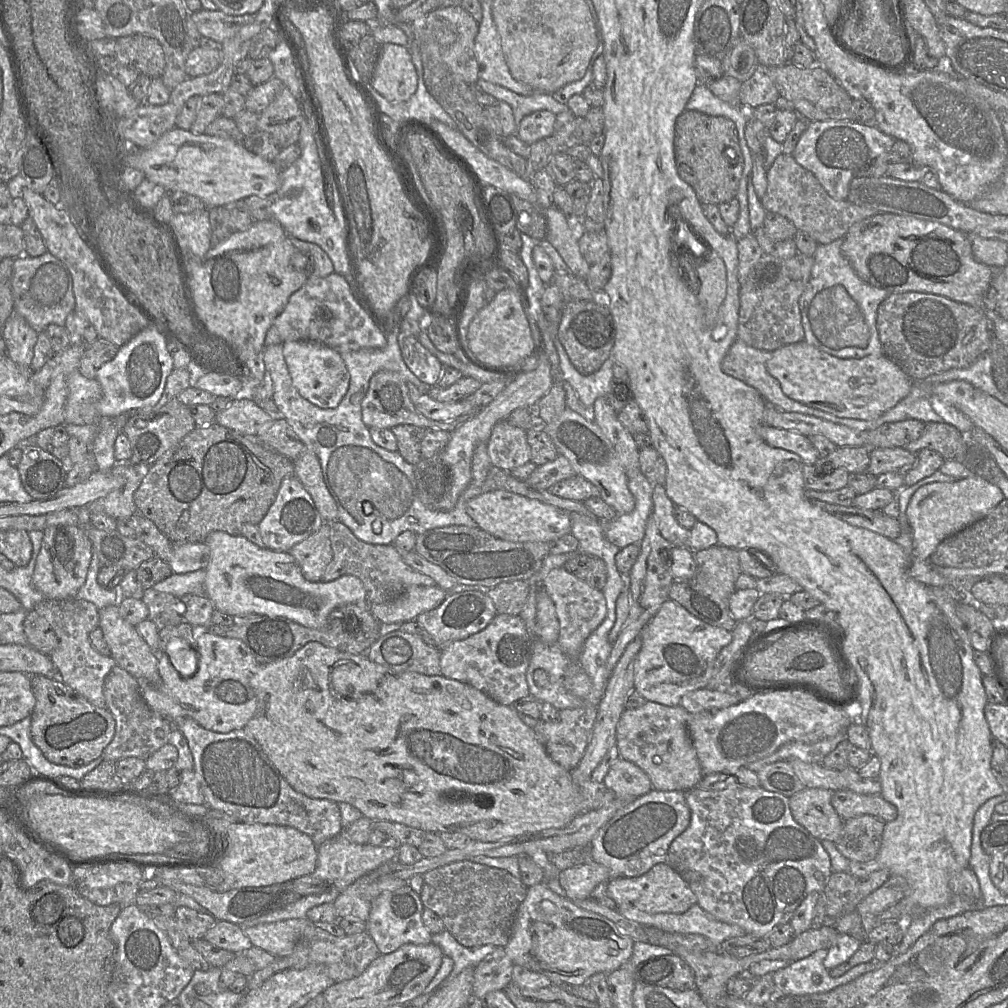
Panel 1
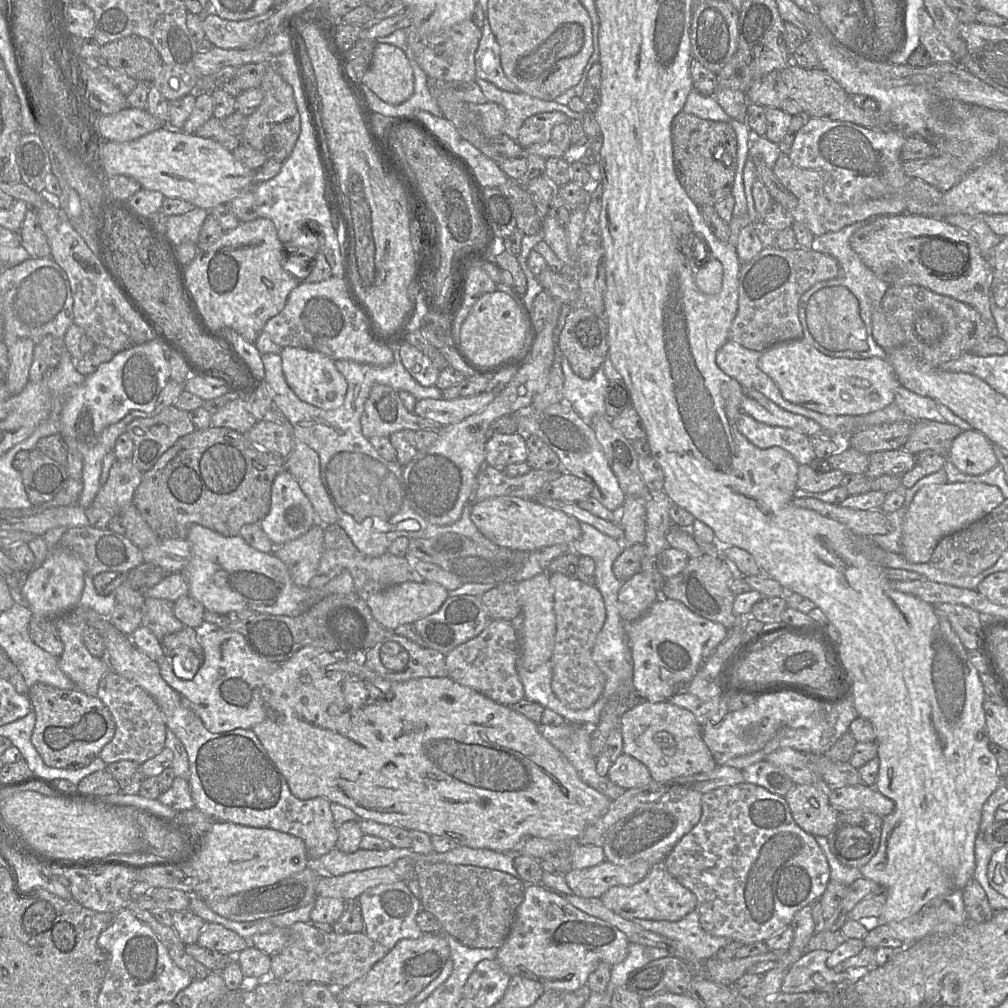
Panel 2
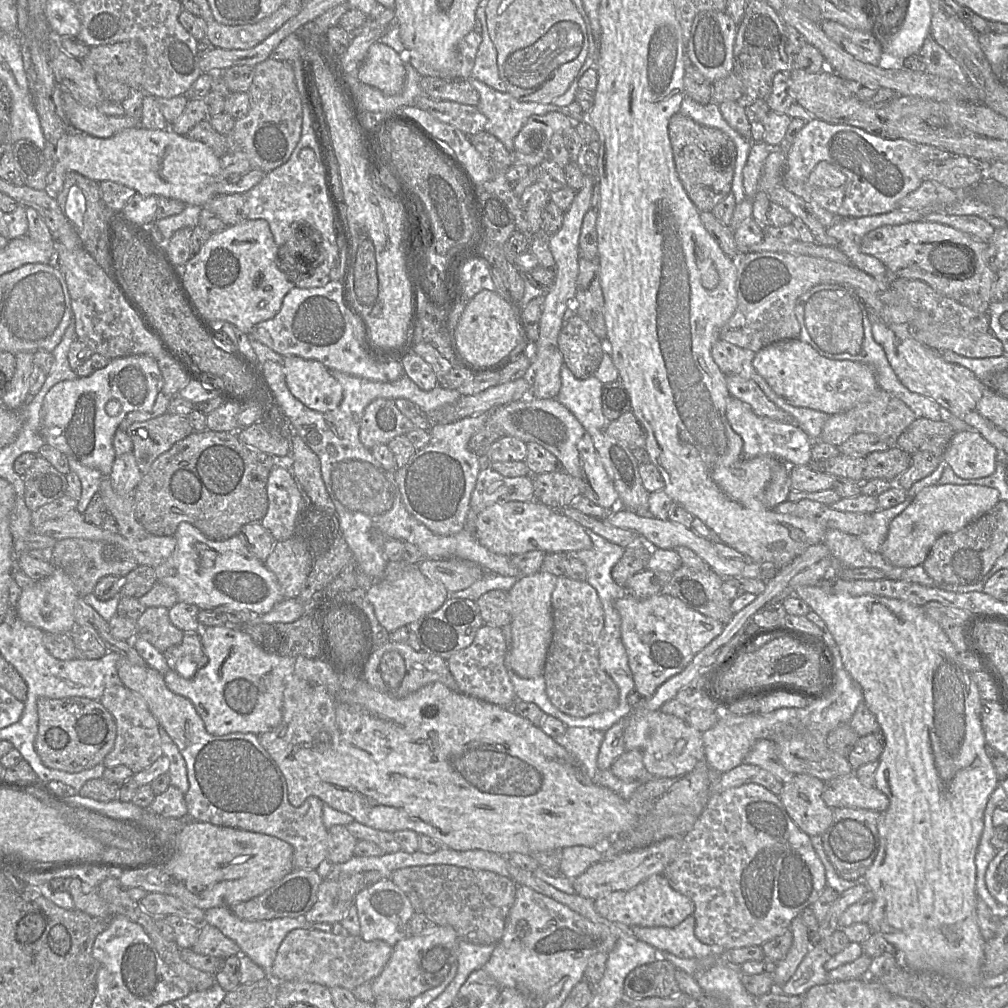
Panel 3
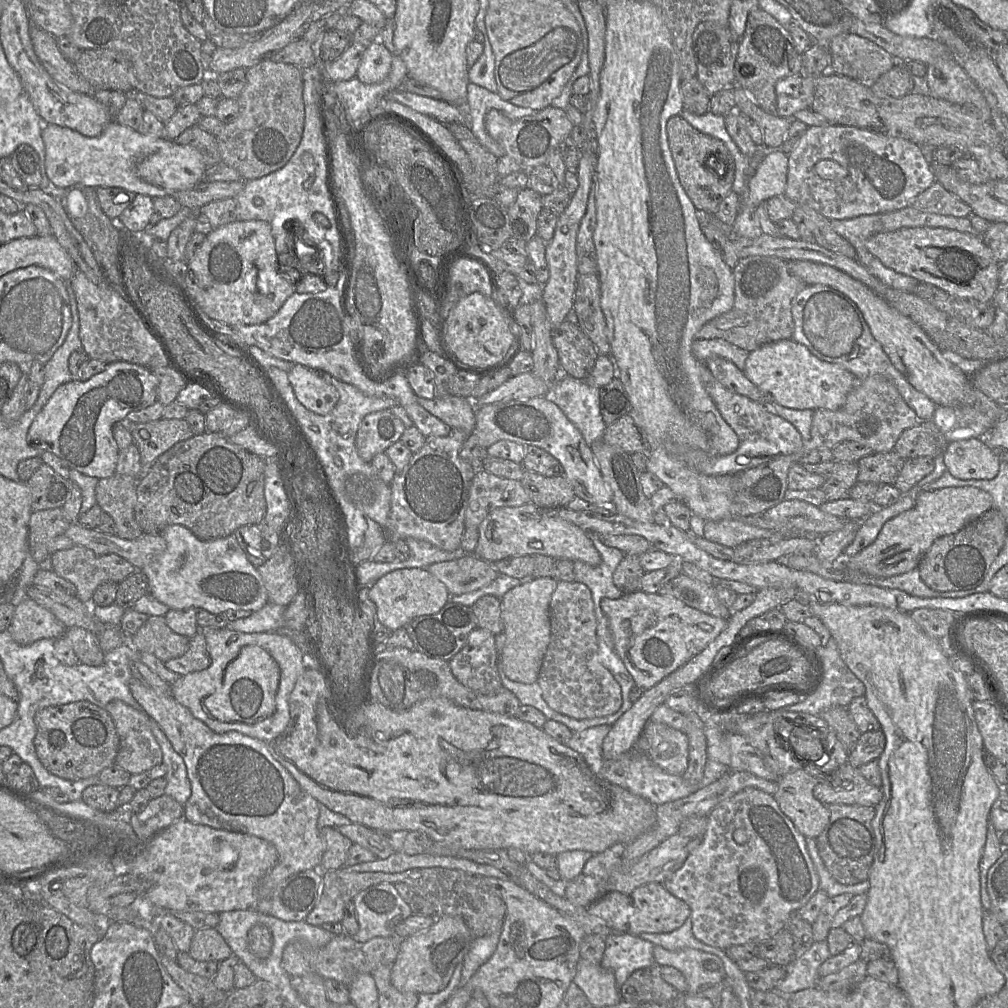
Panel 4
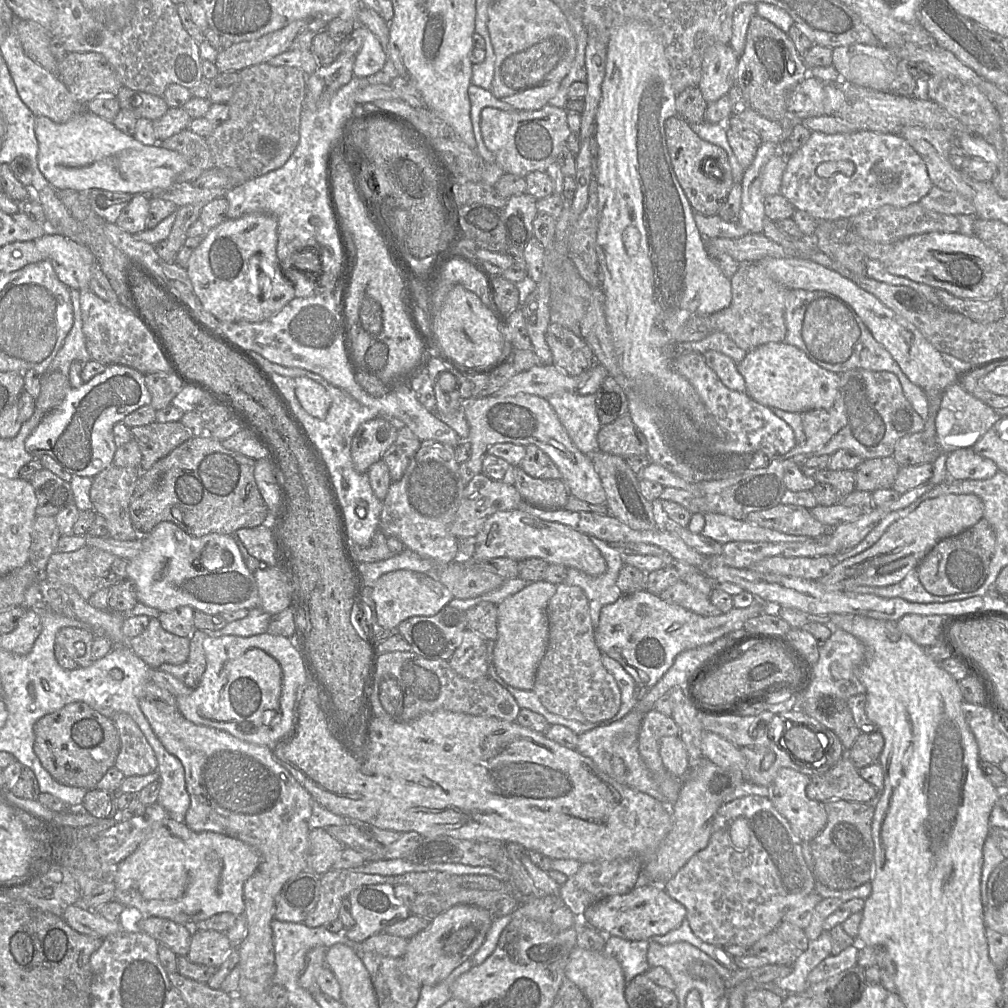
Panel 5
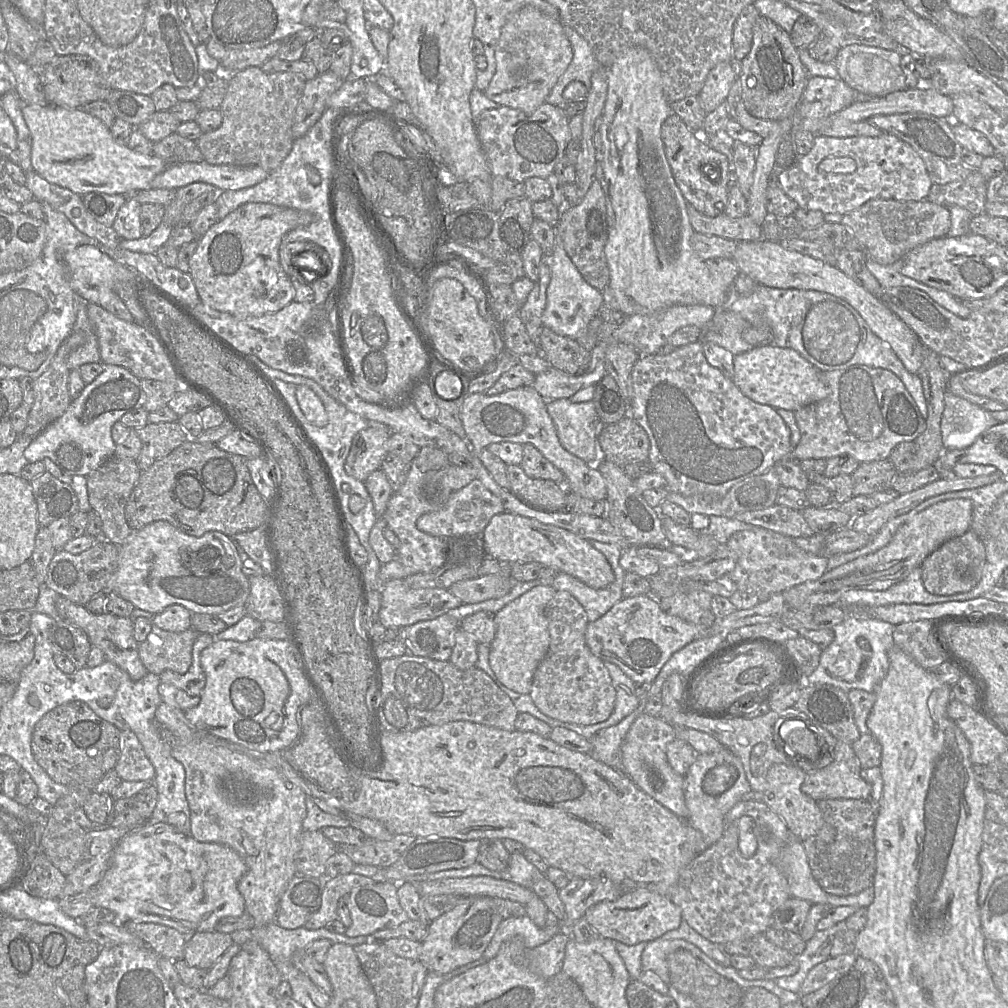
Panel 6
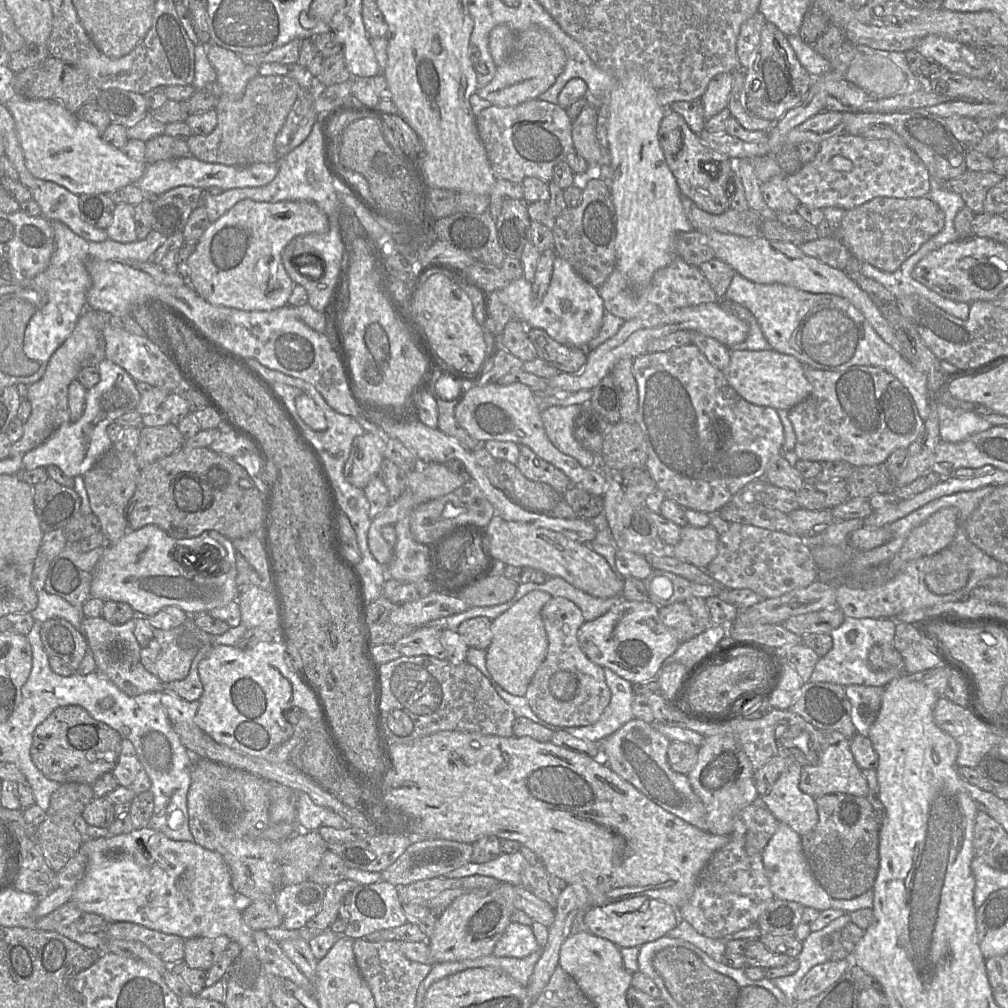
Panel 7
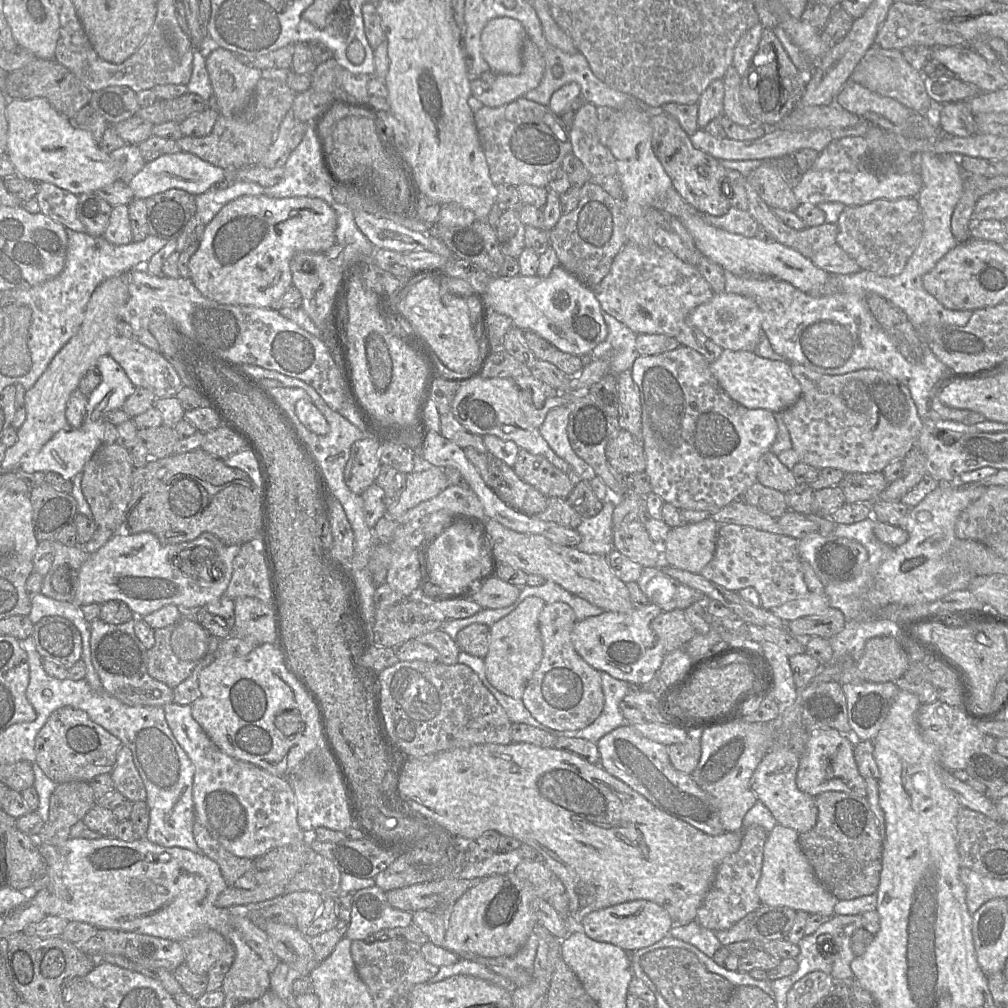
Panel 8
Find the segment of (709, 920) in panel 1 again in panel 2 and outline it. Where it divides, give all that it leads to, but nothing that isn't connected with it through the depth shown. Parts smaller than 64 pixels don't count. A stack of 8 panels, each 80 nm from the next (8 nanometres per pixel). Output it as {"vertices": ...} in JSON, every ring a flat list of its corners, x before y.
{"vertices":[[697,910,679,921,632,919,645,930,660,934,681,943,697,960,713,958,718,950,732,940,706,933,699,922]]}

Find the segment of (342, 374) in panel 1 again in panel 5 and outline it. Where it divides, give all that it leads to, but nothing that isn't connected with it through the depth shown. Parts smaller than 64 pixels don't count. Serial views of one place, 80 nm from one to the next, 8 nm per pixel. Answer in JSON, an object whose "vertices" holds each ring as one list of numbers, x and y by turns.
{"vertices":[[296,377,295,395,304,410,313,417,324,419,330,407,330,396,325,388,308,377]]}

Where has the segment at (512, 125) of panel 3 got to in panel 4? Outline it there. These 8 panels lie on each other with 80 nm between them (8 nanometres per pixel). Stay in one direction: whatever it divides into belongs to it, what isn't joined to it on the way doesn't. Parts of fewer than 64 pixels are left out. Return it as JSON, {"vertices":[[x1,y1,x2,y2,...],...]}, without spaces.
{"vertices":[[474,83,467,86,468,125,480,144,498,159,506,155,501,144,496,142,485,128,485,116,490,109,497,109,511,120,518,120,536,111,516,106,503,100,498,93,491,92]]}

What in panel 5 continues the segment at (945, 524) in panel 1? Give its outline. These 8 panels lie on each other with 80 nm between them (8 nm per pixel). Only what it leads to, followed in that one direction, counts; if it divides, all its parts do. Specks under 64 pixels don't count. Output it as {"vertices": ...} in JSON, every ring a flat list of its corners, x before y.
{"vertices":[[947,494,927,499,906,517,893,522,872,547,836,563,817,583,829,591,851,591,858,586,884,587,896,584,911,570,917,569,939,541,972,527,983,517,983,513,984,503,975,494]]}

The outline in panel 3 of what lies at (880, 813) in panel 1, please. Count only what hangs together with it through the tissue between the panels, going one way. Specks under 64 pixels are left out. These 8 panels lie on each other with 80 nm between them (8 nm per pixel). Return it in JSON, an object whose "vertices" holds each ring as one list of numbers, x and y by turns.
{"vertices":[[855,772,824,782,823,801,831,808,862,808,879,813,889,806,888,797,876,787,866,787]]}

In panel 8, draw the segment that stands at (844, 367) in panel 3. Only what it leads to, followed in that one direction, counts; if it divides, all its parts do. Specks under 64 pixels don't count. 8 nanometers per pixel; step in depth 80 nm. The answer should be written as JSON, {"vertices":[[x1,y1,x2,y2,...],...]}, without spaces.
{"vertices":[[723,349,719,358,710,364,710,369,723,390,749,409,782,412,795,404,802,393,799,382,791,372,791,363,763,358,754,351]]}

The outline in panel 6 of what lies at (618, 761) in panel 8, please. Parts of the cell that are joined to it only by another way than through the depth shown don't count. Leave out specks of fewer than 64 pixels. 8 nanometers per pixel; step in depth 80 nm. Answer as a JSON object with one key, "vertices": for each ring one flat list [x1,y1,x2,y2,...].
{"vertices":[[640,715,630,726,621,746,623,772,632,782,670,810,686,820,689,812,685,804,685,780,671,768,666,757,667,745,676,739,675,727,661,717]]}

